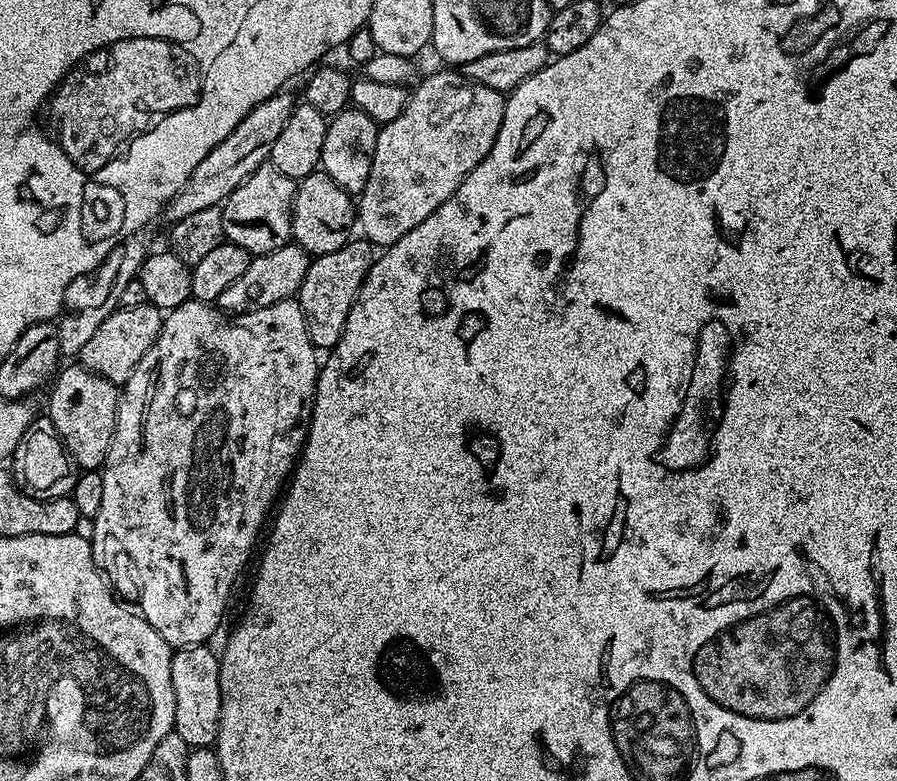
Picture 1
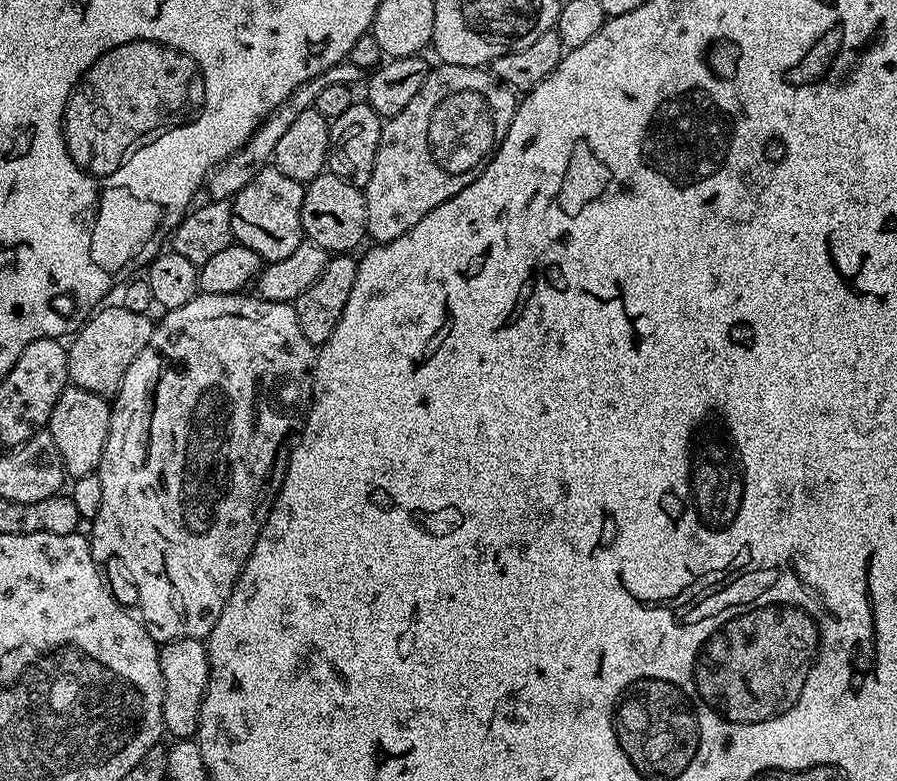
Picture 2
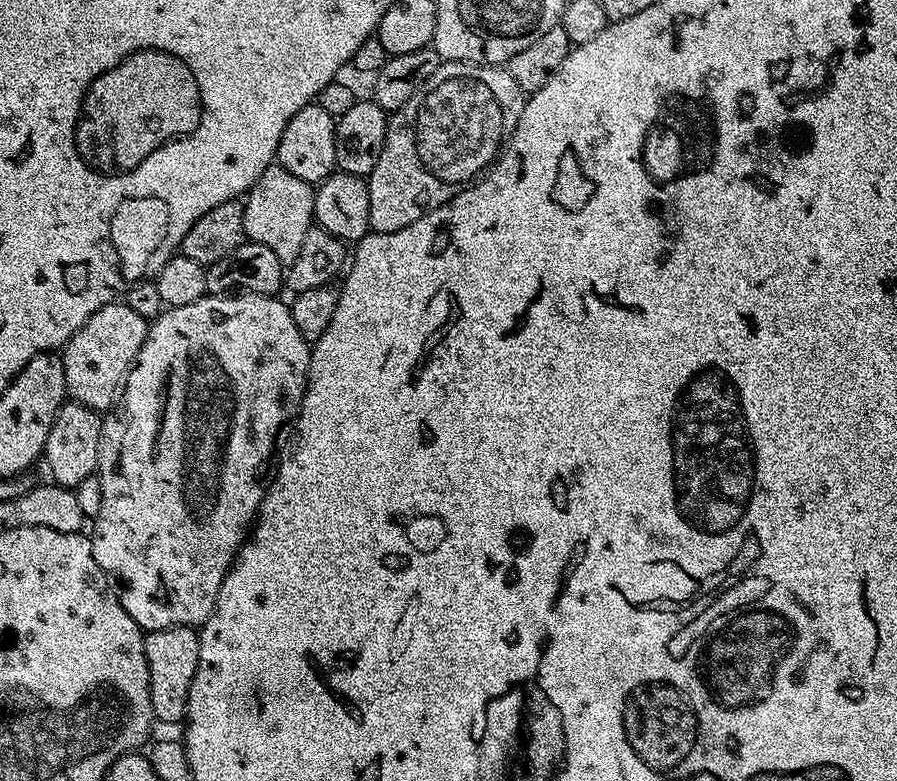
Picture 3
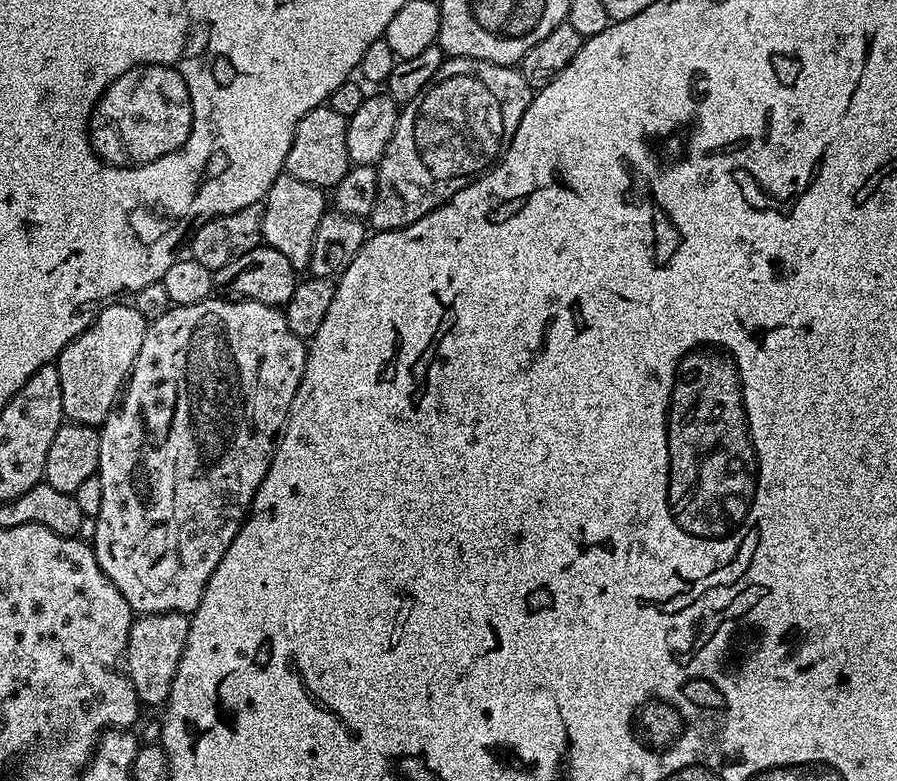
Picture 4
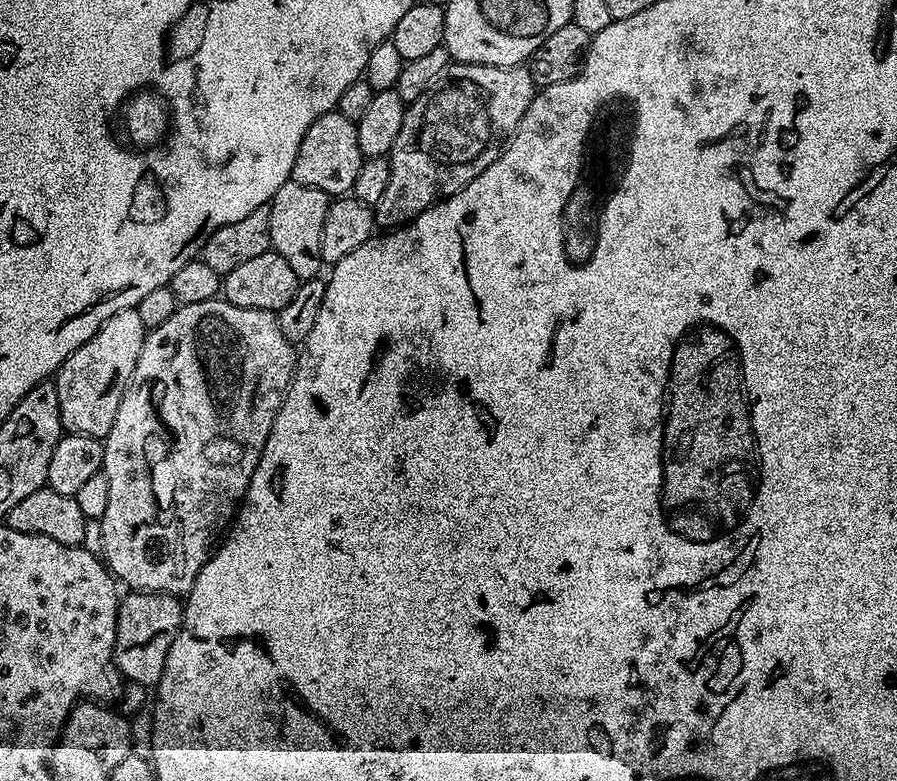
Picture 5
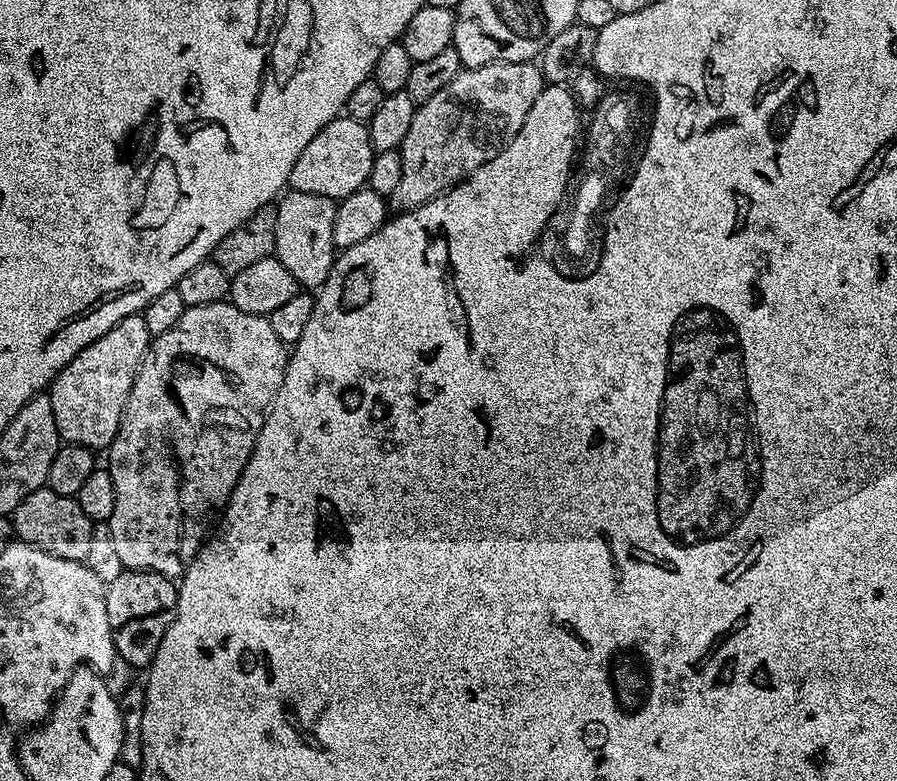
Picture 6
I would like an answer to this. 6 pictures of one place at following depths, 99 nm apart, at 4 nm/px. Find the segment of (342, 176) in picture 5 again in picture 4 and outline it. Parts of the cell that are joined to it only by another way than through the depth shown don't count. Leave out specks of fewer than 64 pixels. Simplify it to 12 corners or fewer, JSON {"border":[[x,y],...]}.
{"border":[[310,110],[284,172],[331,190],[346,178],[347,119]]}

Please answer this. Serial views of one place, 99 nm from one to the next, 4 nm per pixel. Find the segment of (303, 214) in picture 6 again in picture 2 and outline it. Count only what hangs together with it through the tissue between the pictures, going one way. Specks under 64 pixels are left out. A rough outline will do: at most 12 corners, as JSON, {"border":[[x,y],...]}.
{"border":[[264,167],[232,197],[232,239],[261,261],[305,243],[305,185]]}

